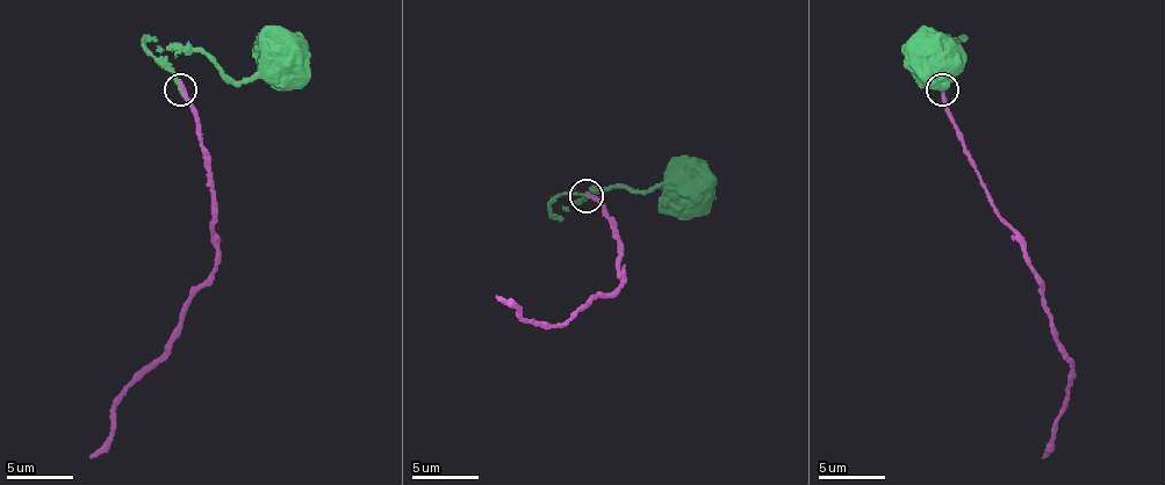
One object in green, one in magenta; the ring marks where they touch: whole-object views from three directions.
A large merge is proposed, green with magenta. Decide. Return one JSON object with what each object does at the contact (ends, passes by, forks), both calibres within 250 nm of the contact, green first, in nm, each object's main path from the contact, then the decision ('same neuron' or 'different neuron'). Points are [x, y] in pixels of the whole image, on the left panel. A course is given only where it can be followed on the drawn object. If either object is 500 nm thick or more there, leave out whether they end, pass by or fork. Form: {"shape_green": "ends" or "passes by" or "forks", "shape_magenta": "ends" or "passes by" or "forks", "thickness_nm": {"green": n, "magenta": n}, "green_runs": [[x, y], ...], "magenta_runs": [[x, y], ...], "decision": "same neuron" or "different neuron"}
{"shape_green": "ends", "shape_magenta": "ends", "thickness_nm": {"green": 200, "magenta": 280}, "green_runs": [[181, 91], [167, 57], [184, 50], [207, 53], [234, 80], [264, 73], [280, 57]], "magenta_runs": [[181, 91], [205, 153], [217, 236], [217, 266], [191, 299], [174, 342], [121, 399], [110, 439], [91, 458]], "decision": "different neuron"}

